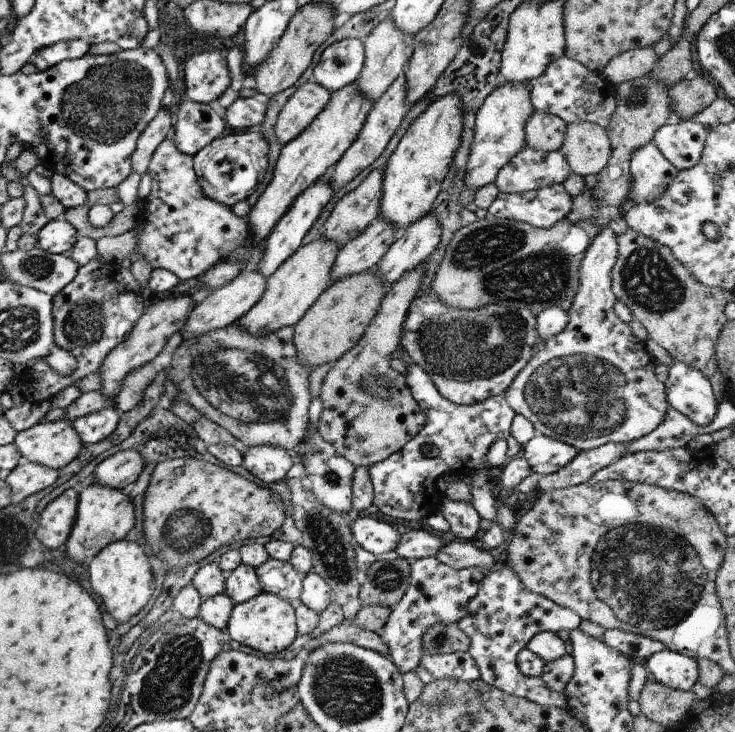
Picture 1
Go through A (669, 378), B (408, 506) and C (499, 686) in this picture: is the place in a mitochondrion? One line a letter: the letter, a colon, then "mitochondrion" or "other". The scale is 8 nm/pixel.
A: other
B: other
C: other

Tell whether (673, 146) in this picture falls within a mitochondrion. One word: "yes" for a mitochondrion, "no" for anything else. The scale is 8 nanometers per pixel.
no

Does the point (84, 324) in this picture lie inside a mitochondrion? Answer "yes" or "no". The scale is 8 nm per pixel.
yes

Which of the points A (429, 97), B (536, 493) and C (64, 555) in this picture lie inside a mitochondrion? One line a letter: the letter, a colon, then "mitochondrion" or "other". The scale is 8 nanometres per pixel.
A: other
B: other
C: other

